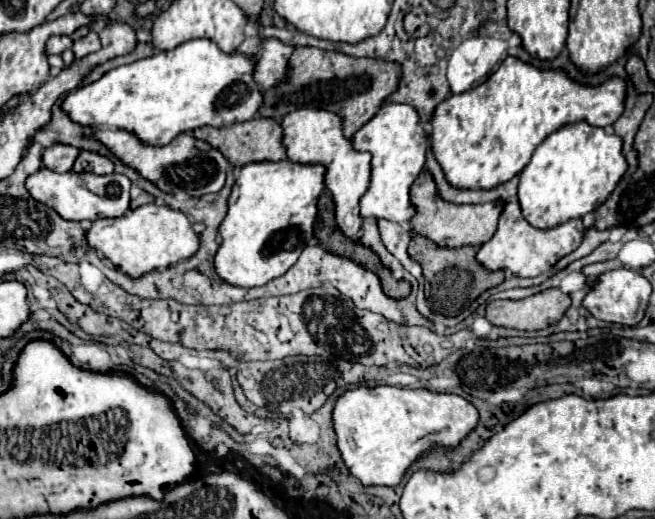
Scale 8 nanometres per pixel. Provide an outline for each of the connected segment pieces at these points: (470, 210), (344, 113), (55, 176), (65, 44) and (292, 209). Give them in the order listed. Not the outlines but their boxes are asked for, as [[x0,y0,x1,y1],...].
[[408,173,504,249],[258,47,400,139],[26,169,130,221],[46,35,72,55],[214,159,322,289]]

